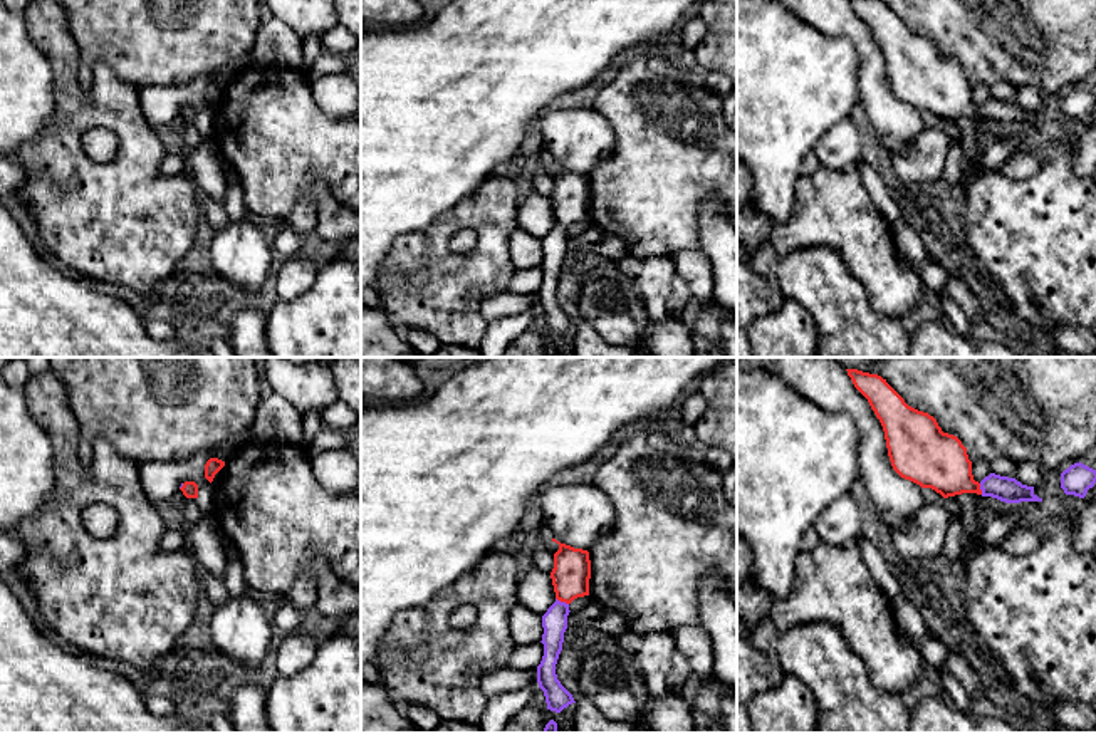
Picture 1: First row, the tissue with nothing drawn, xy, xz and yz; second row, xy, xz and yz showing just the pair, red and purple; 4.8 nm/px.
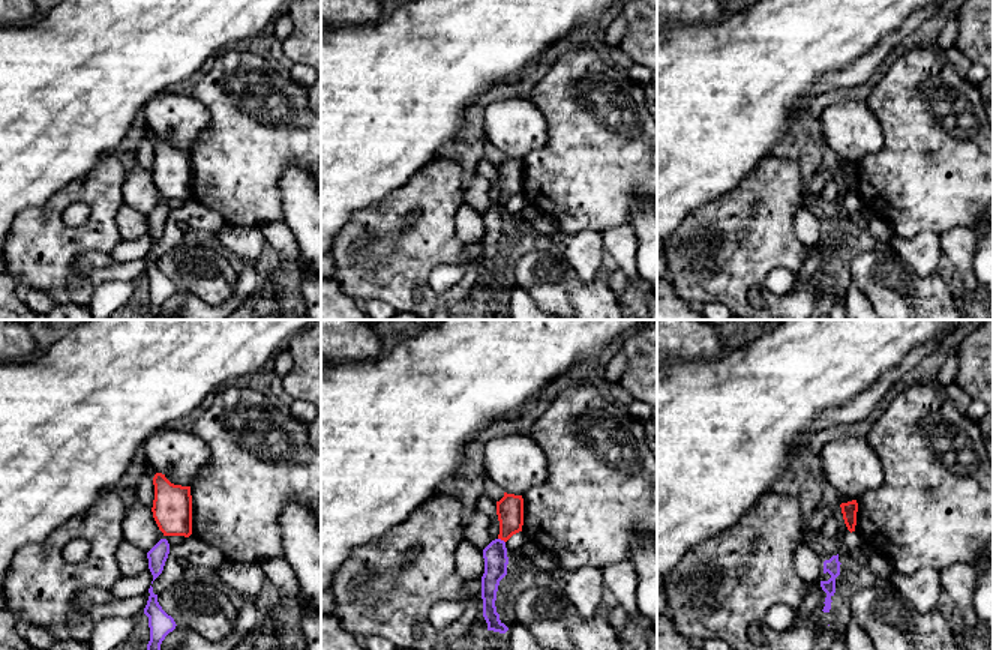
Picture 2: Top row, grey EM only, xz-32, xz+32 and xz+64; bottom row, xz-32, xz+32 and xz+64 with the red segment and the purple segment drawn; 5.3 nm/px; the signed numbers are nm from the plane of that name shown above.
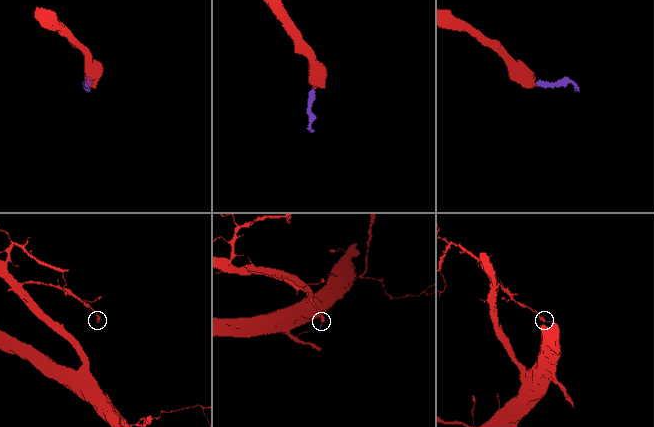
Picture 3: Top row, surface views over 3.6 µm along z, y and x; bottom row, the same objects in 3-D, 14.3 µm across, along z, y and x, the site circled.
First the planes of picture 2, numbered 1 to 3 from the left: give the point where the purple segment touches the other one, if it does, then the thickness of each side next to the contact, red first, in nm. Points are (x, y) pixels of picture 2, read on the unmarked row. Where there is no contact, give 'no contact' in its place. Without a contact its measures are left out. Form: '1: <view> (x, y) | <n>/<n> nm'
1: no contact
2: xz+32 (501, 203) | 140/130 nm
3: no contact

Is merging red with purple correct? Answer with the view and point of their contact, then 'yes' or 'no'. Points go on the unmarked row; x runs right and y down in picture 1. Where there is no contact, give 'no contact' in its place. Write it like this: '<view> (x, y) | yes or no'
xz (563, 225) | yes

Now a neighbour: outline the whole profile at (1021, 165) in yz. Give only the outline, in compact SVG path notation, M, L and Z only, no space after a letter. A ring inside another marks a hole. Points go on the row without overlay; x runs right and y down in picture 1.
M1014 153L1002 166L1002 173L1012 179L1034 178L1042 166L1036 154Z

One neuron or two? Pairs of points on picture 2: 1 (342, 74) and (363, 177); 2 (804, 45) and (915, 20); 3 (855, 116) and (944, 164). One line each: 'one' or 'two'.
1: one
2: two
3: two

